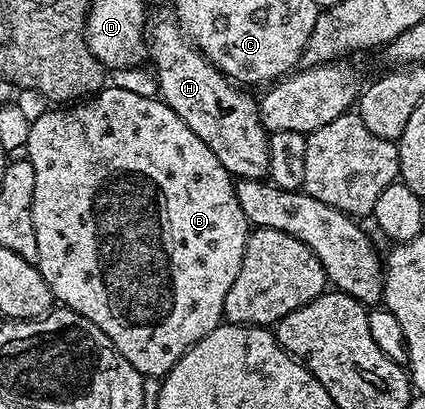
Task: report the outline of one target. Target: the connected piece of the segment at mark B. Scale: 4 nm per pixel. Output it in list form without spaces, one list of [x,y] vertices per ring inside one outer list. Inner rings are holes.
[[[103,86],[97,95],[73,105],[62,105],[48,109],[30,124],[24,151],[32,169],[36,169],[36,193],[32,205],[32,221],[36,225],[36,249],[38,271],[48,281],[50,292],[63,307],[71,307],[76,313],[88,317],[96,329],[100,329],[112,341],[112,345],[144,377],[165,377],[184,357],[189,347],[203,339],[224,319],[224,297],[240,273],[244,261],[246,239],[252,224],[244,217],[240,201],[236,197],[236,183],[217,160],[216,154],[181,120],[181,117],[164,103],[161,98],[149,99],[138,91],[126,87]]]

